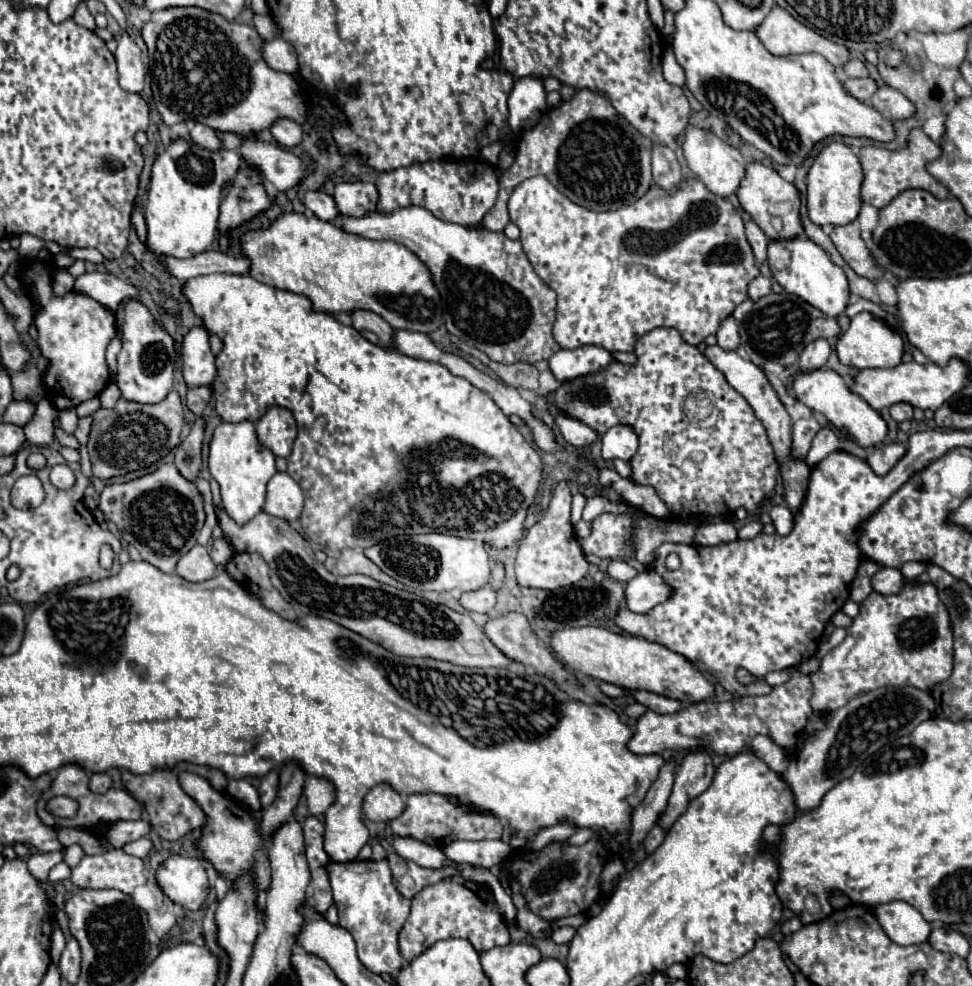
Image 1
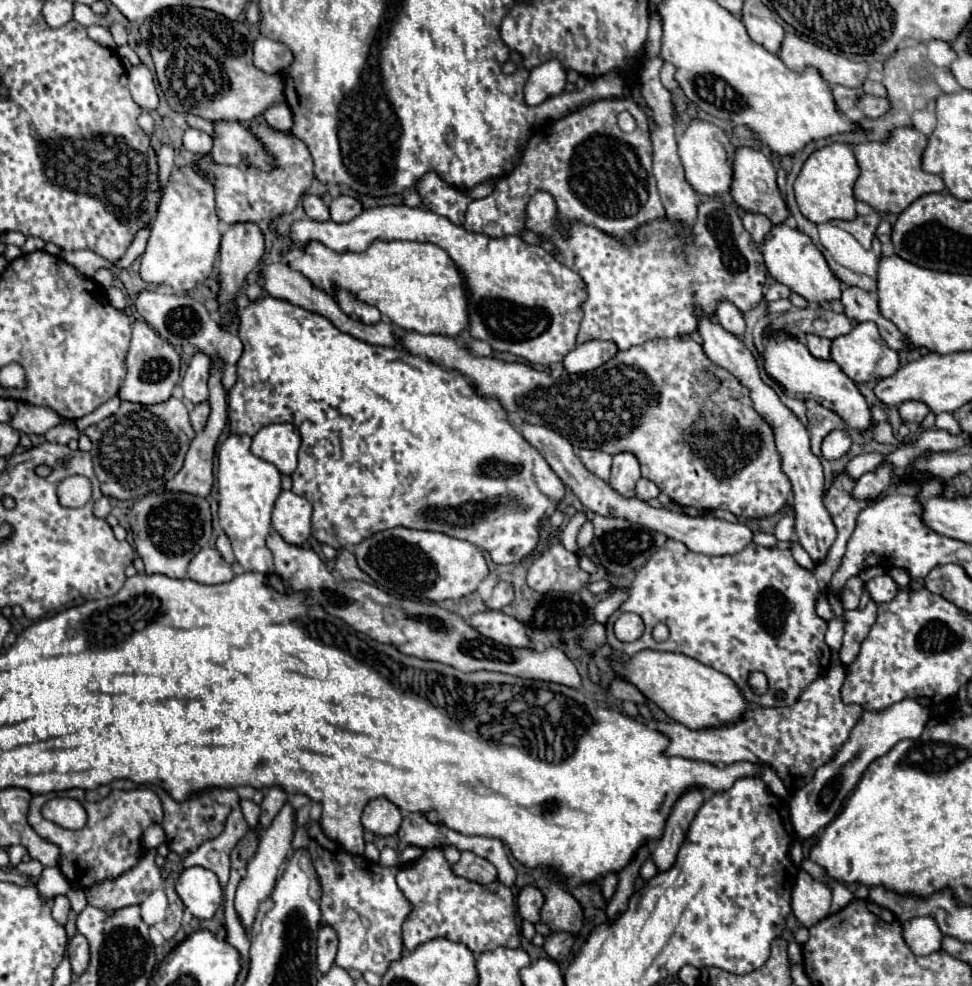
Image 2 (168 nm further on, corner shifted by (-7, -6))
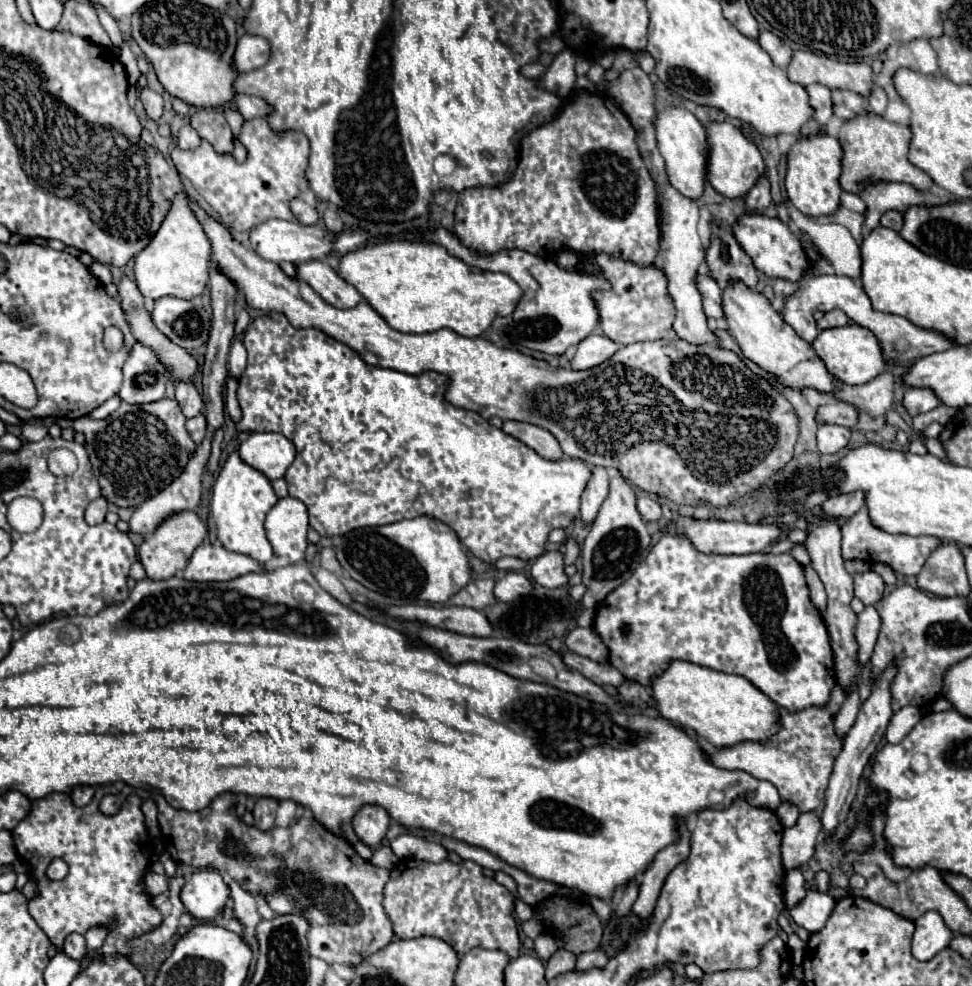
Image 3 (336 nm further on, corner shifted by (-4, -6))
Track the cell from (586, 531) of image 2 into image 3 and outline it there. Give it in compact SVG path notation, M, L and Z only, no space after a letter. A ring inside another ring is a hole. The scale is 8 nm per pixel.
M566 538L566 542L564 542L564 562L574 564L578 560L578 556L580 556L578 542L574 538Z

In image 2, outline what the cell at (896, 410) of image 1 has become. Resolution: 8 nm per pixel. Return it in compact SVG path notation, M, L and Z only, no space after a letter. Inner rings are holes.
M907 400L899 406L899 414L901 420L905 422L921 422L927 414L929 414L929 406L925 402L917 402L917 400Z

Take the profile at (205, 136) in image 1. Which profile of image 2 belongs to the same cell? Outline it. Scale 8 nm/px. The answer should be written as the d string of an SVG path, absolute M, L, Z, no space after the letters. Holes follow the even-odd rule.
M187 128L183 134L183 146L193 154L209 154L213 148L213 140L209 134L197 128Z

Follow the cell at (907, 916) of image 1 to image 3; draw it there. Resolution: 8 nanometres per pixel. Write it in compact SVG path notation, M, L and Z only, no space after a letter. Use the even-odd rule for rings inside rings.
M926 912L918 920L914 920L914 924L916 924L916 930L912 938L912 954L916 960L922 960L922 962L934 958L940 950L944 950L954 936L946 928L938 912Z

